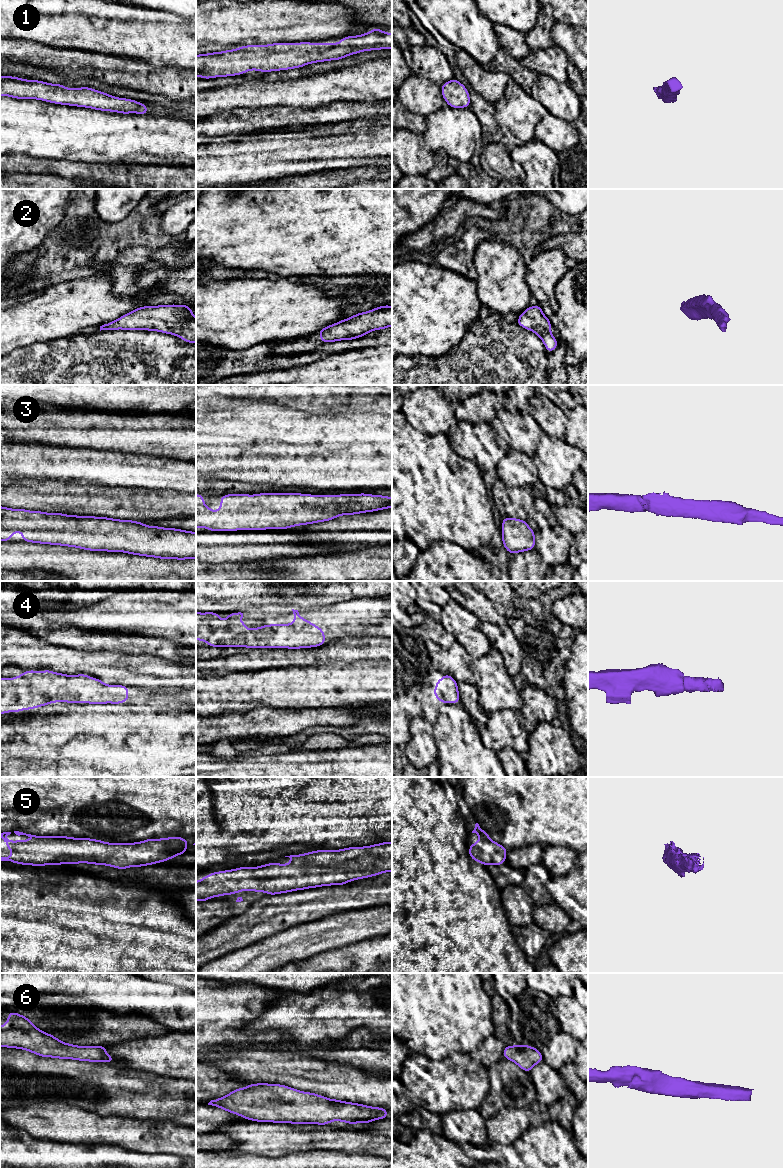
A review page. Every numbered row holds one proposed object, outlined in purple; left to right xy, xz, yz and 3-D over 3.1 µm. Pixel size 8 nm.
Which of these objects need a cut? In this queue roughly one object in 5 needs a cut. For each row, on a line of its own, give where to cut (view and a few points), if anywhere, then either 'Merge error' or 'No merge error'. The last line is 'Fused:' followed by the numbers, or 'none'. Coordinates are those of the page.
1: No split. No merge error
2: No split. No merge error
3: No split. No merge error
4: No split. No merge error
5: No split. No merge error
6: No split. No merge error
Fused: none

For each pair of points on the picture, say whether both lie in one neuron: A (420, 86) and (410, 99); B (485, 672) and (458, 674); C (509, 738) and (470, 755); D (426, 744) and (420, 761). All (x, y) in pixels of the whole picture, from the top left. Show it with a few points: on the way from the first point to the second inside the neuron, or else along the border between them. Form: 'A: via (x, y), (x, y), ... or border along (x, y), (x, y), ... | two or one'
A: via (420, 89), (413, 96) | one
B: border along (471, 659), (470, 671), (474, 677) | two
C: border along (479, 729), (481, 740), (496, 752) | two
D: via (422, 748), (420, 757) | one

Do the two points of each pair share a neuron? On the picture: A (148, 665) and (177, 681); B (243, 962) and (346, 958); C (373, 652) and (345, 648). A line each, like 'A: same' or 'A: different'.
A: same
B: different
C: same

